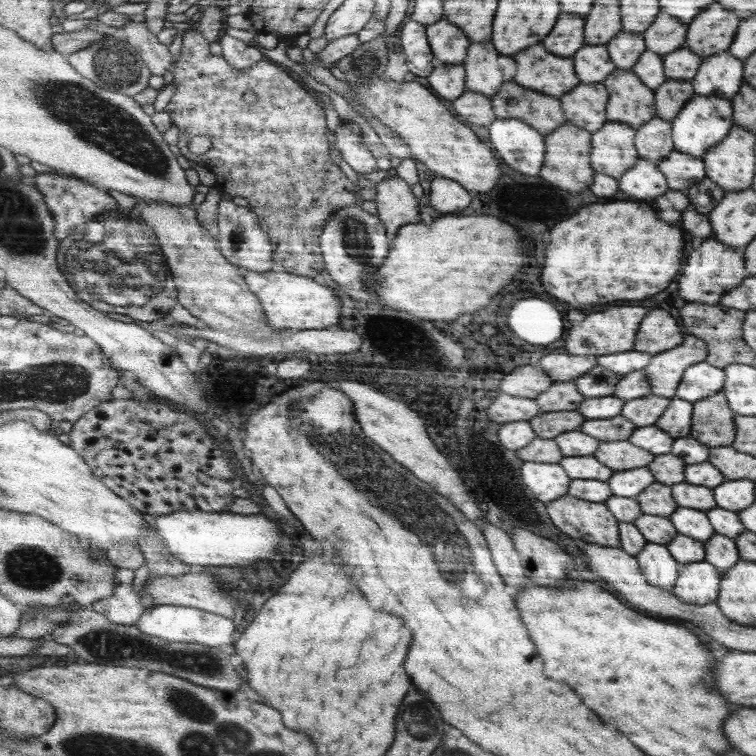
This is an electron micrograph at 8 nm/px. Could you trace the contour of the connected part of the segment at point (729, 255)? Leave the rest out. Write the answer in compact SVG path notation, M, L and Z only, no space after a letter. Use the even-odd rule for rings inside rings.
M712 236L704 239L698 250L693 250L688 256L688 262L684 266L684 272L678 280L678 292L680 298L688 302L718 304L723 295L732 291L746 278L744 274L744 258L732 247L716 241Z

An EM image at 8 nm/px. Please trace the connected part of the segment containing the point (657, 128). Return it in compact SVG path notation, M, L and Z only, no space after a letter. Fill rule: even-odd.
M659 117L651 119L636 130L634 143L640 158L648 159L658 166L660 160L666 159L675 150L674 126Z

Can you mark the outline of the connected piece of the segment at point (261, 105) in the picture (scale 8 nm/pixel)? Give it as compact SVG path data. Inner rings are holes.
M195 28L191 29L188 33L184 33L183 47L180 59L173 65L172 71L174 71L174 84L177 86L177 90L171 103L167 106L166 110L172 116L176 126L180 129L180 140L178 146L181 149L183 156L197 163L201 167L208 169L216 177L215 186L220 188L223 194L228 194L230 197L241 196L248 201L248 208L257 210L260 217L260 224L263 225L264 232L269 237L271 244L273 245L274 263L280 266L284 272L300 272L300 276L312 276L316 278L316 274L324 272L324 256L320 249L320 235L323 230L323 226L331 218L332 214L336 211L347 207L348 205L362 204L362 196L358 194L359 186L354 185L328 158L328 138L326 138L326 120L324 120L324 112L320 110L318 102L304 90L298 86L298 82L294 82L284 70L282 65L272 62L269 58L262 58L256 64L252 64L250 68L246 70L236 69L229 61L223 56L216 56L210 53L209 42L198 32ZM250 90L256 94L256 102L247 104L244 98L244 92ZM207 135L213 145L212 152L204 153L204 155L195 155L193 149L196 136ZM298 264L306 264L306 270L298 270Z

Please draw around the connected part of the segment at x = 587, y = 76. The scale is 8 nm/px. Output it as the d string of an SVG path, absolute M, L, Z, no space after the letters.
M585 45L574 52L572 57L575 72L584 84L603 82L617 69L605 45Z

